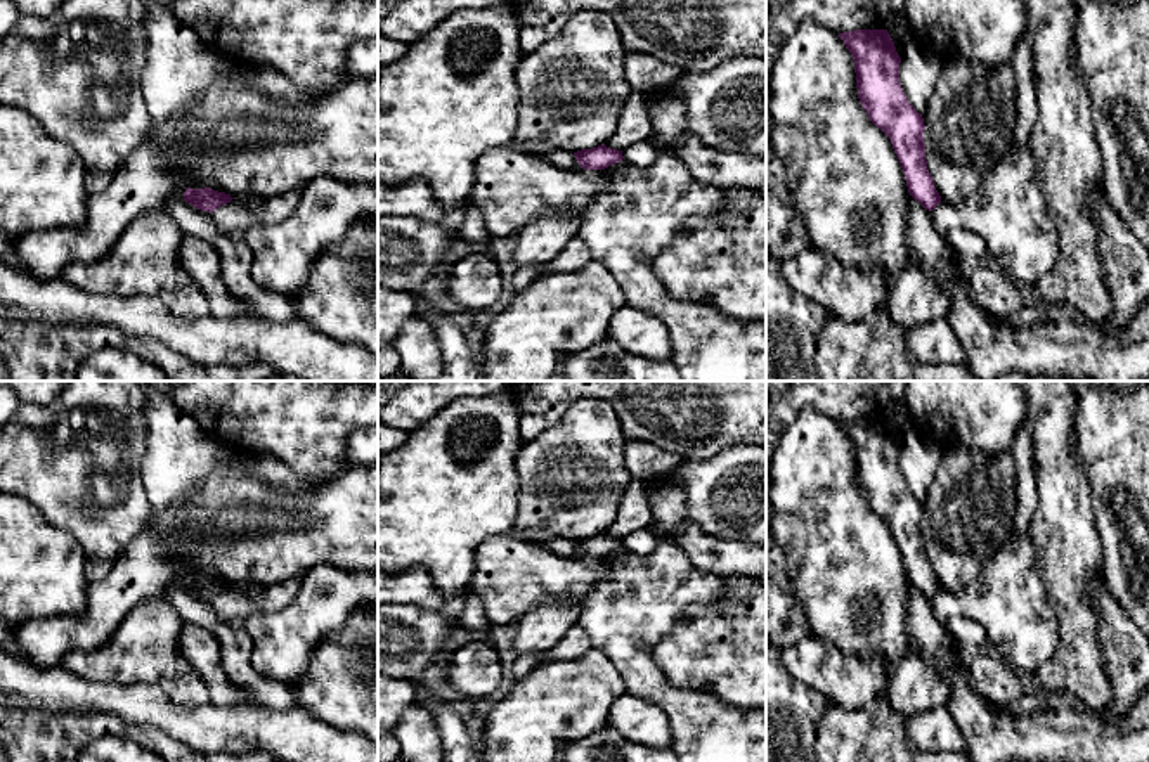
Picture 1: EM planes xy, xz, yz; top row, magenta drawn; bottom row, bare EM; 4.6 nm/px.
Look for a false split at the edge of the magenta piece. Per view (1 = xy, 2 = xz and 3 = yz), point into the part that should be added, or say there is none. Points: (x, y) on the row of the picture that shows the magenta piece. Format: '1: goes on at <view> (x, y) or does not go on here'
1: does not go on here
2: does not go on here
3: does not go on here

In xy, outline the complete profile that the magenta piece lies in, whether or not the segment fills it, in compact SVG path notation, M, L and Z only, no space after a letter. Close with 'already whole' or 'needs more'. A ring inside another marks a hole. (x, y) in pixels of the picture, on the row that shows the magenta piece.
M187 187L184 192L184 201L192 204L198 210L211 213L217 208L220 208L222 204L230 203L232 197L230 197L230 194L218 192L210 187L204 187L204 189Z | already whole

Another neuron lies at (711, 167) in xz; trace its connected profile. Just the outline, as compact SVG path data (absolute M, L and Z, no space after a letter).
M672 85L646 95L653 135L662 145L674 147L686 171L700 184L723 189L743 187L766 194L766 158L724 152L686 135L681 90Z

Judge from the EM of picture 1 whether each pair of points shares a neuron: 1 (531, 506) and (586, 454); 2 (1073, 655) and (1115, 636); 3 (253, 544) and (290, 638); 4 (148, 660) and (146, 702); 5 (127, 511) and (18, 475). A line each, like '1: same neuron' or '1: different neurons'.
1: same neuron
2: different neurons
3: different neurons
4: different neurons
5: same neuron

